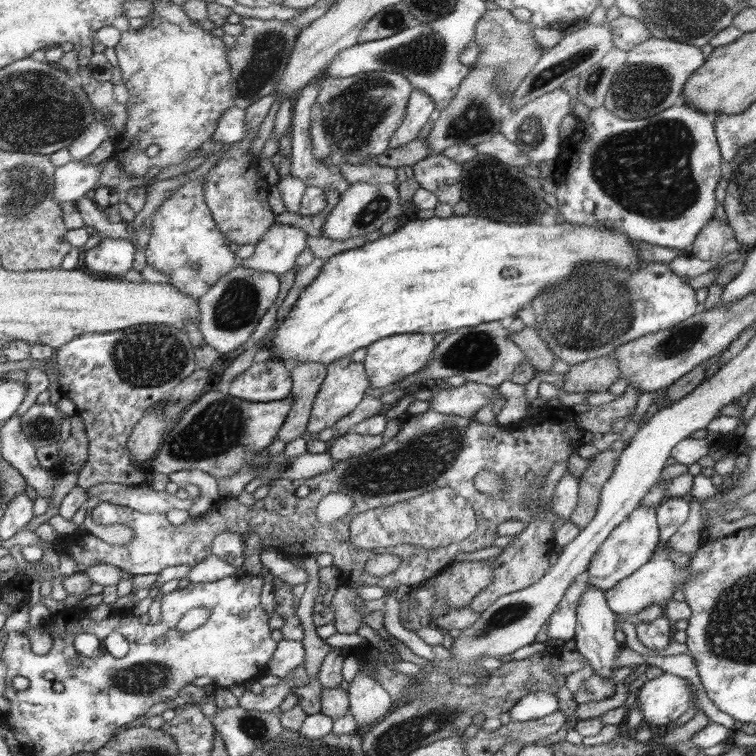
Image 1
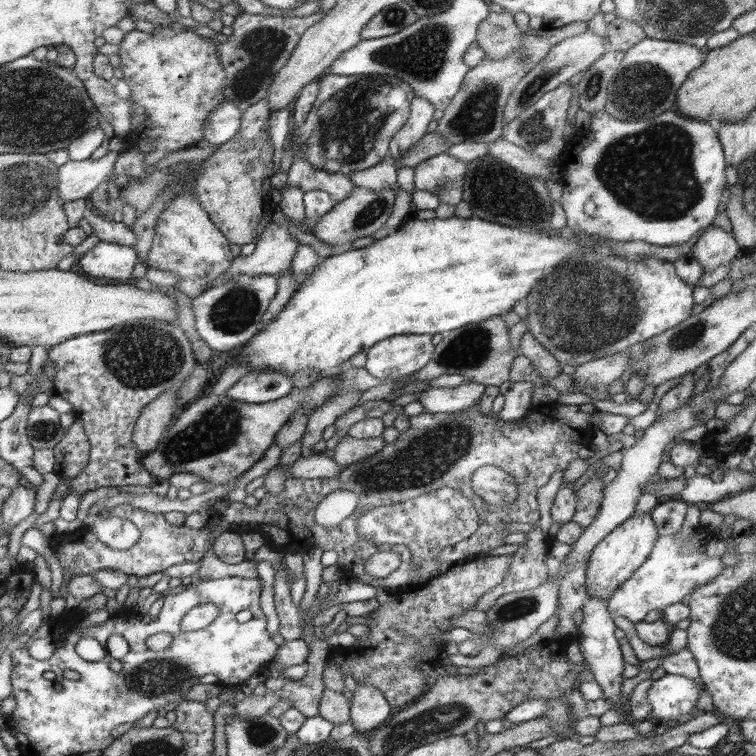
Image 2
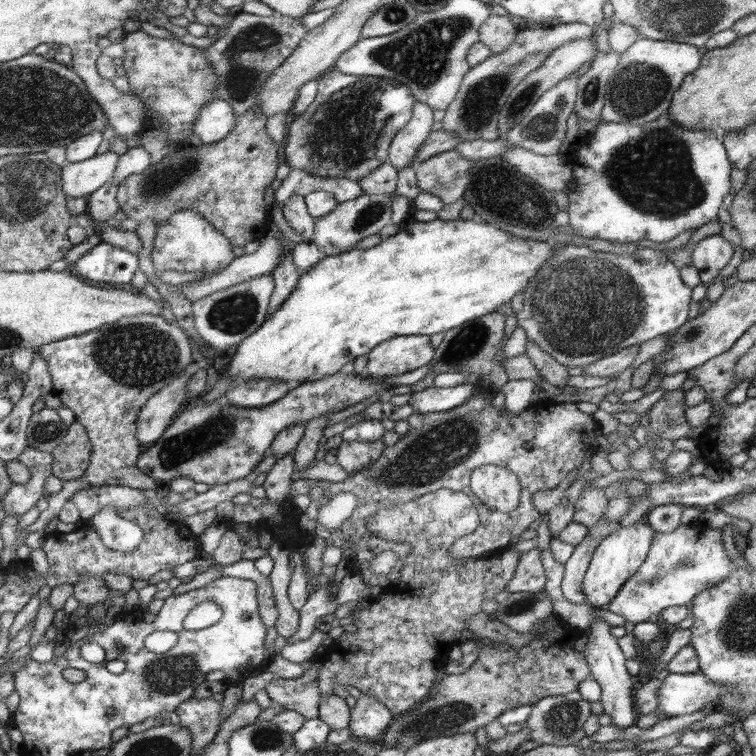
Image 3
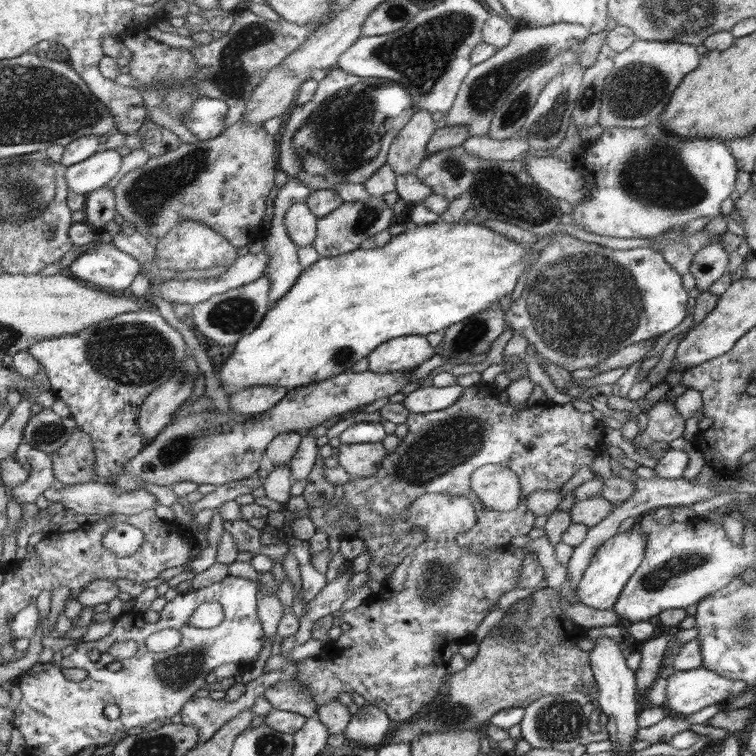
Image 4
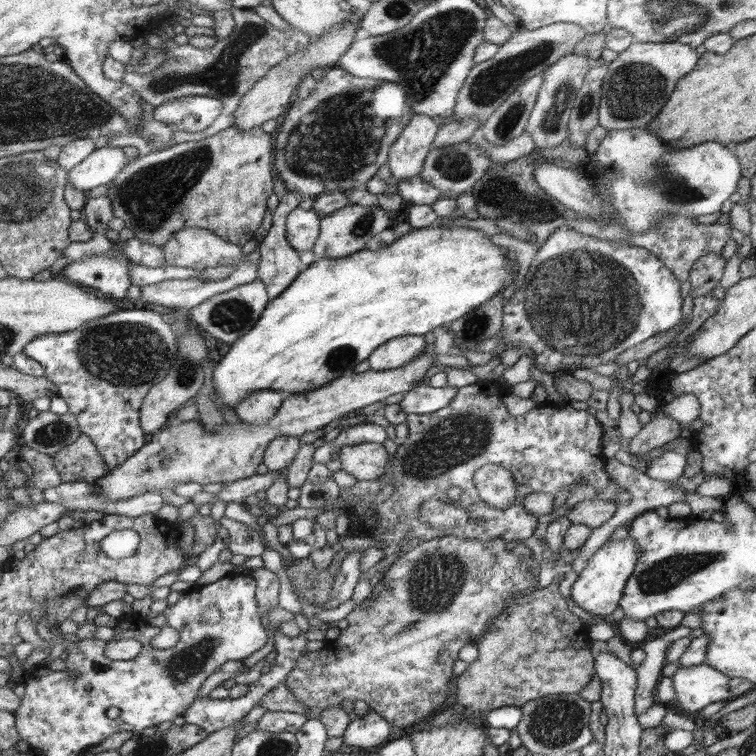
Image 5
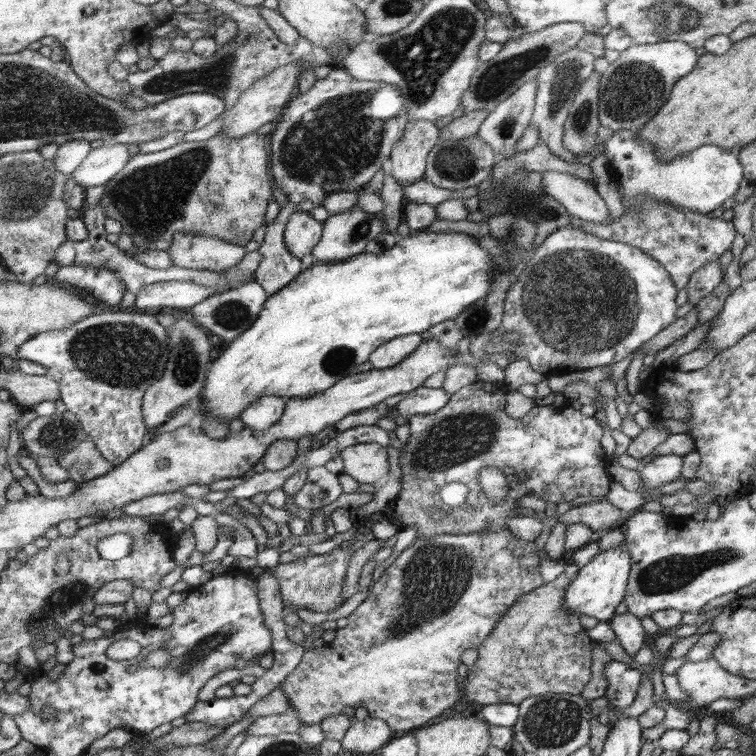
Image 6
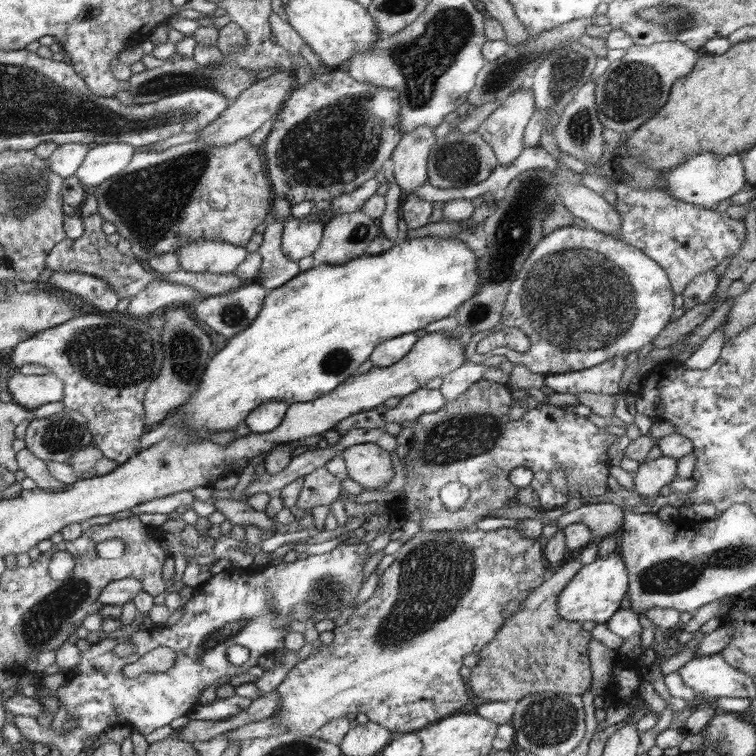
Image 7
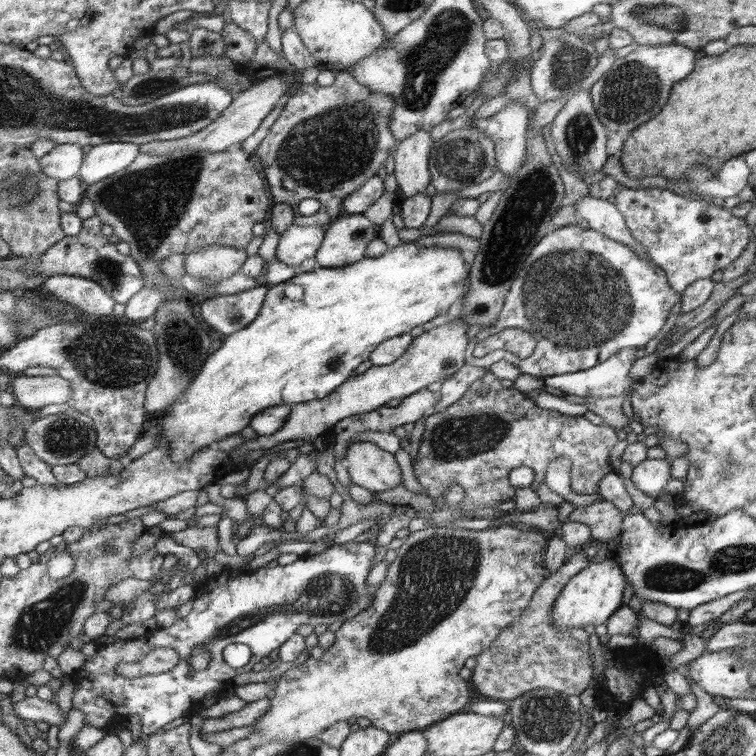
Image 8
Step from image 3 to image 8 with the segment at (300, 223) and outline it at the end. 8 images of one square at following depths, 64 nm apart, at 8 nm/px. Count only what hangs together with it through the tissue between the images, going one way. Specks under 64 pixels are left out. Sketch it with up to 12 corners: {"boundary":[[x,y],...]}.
{"boundary":[[292,223],[279,238],[276,257],[299,268],[317,256],[323,226]]}

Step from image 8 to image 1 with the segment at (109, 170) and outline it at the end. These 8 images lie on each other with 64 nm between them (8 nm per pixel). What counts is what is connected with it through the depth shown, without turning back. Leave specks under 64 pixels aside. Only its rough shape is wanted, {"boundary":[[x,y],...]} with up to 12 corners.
{"boundary":[[71,160],[56,170],[54,202],[76,202],[94,187],[102,164]]}

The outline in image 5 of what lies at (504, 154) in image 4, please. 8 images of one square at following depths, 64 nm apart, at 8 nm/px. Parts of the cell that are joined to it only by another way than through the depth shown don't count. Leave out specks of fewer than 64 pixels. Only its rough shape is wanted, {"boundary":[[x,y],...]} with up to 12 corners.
{"boundary":[[476,130],[470,144],[500,163],[518,160],[536,146],[526,131],[502,145],[488,143]]}

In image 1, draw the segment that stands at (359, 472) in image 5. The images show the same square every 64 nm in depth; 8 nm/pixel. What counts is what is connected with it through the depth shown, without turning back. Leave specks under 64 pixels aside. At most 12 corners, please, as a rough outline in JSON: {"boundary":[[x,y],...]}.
{"boundary":[[350,431],[328,448],[336,462],[384,445],[383,436]]}

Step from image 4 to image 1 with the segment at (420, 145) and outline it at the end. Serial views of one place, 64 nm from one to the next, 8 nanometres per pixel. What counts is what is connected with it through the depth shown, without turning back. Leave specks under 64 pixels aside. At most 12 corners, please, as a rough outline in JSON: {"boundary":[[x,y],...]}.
{"boundary":[[414,89],[408,112],[389,147],[416,141],[434,112],[426,91]]}

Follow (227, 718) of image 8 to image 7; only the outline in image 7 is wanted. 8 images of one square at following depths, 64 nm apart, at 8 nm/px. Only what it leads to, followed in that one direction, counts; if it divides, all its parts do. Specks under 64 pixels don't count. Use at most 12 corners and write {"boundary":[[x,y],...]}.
{"boundary":[[278,691],[254,698],[228,720],[190,720],[186,742],[214,742],[226,731],[278,712]]}

